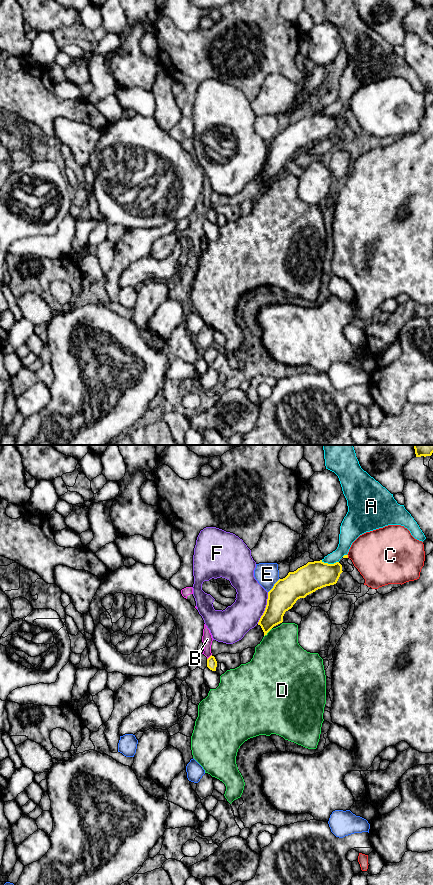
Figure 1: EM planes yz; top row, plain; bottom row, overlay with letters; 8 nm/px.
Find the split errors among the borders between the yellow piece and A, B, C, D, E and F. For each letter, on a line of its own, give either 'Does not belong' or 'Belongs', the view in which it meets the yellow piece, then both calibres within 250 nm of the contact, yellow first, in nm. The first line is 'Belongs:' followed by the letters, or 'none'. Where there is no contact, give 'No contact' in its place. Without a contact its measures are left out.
Belongs: none
A: Does not belong. Touches yellow in yz. Thickness 220 nm (yellow) against 120 nm
B: Does not belong. Touches yellow in yz. Thickness 80 nm (yellow) against 90 nm
C: Does not belong. Touches yellow in yz. Thickness 30 nm (yellow) against 400 nm
D: Does not belong. Touches yellow in yz. Thickness 190 nm (yellow) against 400 nm
E: Does not belong. Touches yellow in yz. Thickness 220 nm (yellow) against 190 nm
F: Does not belong. Touches yellow in yz. Thickness 220 nm (yellow) against 260 nm

